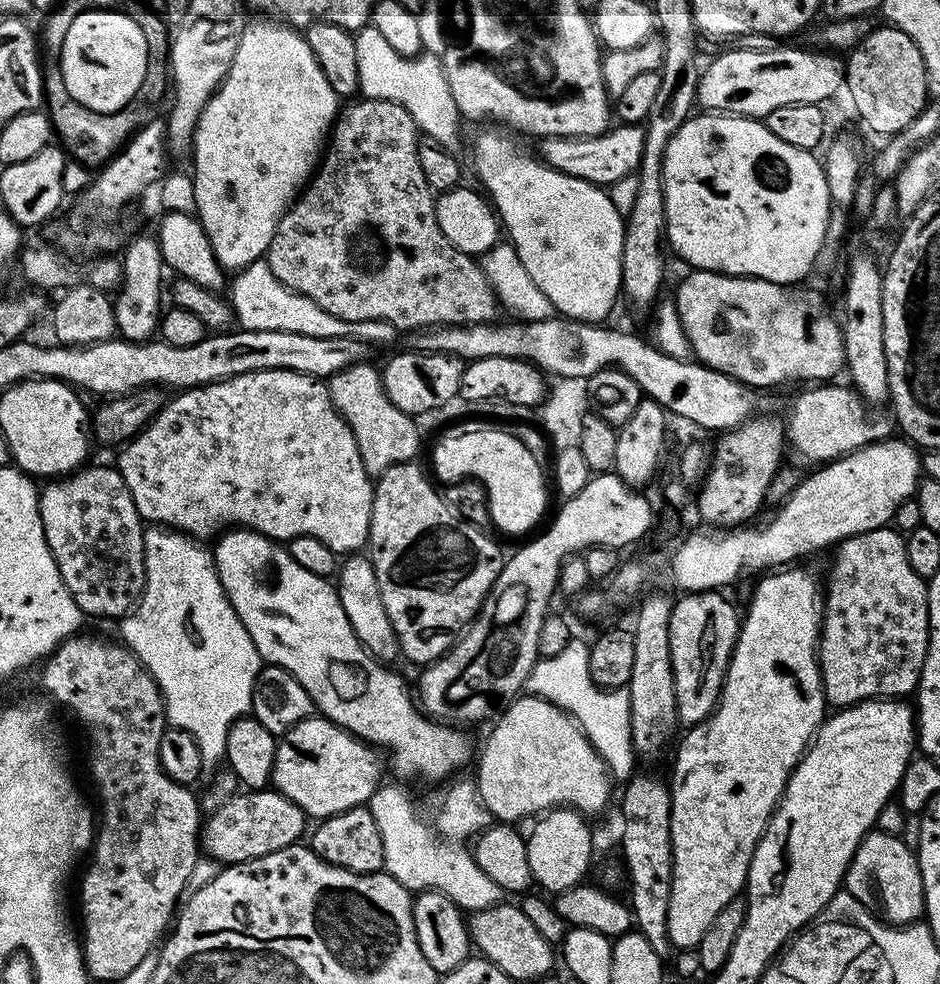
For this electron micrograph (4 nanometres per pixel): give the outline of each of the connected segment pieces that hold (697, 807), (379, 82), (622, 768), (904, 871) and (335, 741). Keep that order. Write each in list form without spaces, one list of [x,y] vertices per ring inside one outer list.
[[[788,566],[783,570],[772,570],[764,574],[756,584],[752,592],[752,601],[748,604],[748,613],[745,611],[740,625],[740,637],[736,639],[736,645],[732,651],[732,657],[728,663],[728,672],[724,675],[724,689],[720,691],[720,700],[711,716],[707,716],[700,724],[691,725],[676,752],[676,765],[672,768],[672,780],[670,779],[670,791],[672,793],[672,817],[670,818],[670,830],[672,831],[672,880],[669,913],[667,915],[667,934],[673,947],[677,949],[695,949],[700,944],[701,938],[709,929],[710,923],[718,916],[718,911],[723,906],[734,900],[747,885],[750,862],[754,858],[754,850],[758,846],[760,836],[764,833],[764,827],[772,817],[772,811],[780,803],[780,795],[784,792],[786,782],[790,774],[796,768],[796,763],[804,757],[804,751],[812,743],[812,737],[816,729],[826,719],[826,697],[824,683],[820,677],[820,662],[818,659],[818,645],[820,643],[820,626],[824,622],[824,597],[822,584],[815,580],[804,568]]]
[[[371,26],[361,28],[355,33],[355,37],[358,46],[360,92],[367,98],[389,100],[406,106],[417,129],[431,143],[453,154],[459,153],[462,117],[450,94],[450,82],[446,80],[441,57],[428,56],[429,54],[398,54],[398,50],[394,50],[390,42],[386,42],[386,38],[382,38],[382,34],[378,34],[378,30]]]
[[[573,638],[569,644],[552,657],[541,657],[535,664],[525,684],[529,695],[542,697],[563,708],[579,724],[594,750],[608,768],[609,777],[616,782],[627,782],[632,779],[637,753],[632,747],[632,723],[630,722],[630,698],[627,687],[598,688],[591,676],[583,671],[576,672],[576,656],[587,657],[589,645],[579,638]]]
[[[880,831],[869,832],[858,846],[848,867],[846,890],[864,908],[875,909],[879,919],[889,925],[919,921],[924,916],[924,883],[917,853],[913,849],[911,852],[898,837]]]
[[[313,714],[295,724],[289,732],[283,733],[277,739],[270,784],[275,791],[290,798],[294,806],[302,809],[305,817],[312,819],[313,816],[313,821],[319,822],[327,816],[342,814],[346,810],[359,808],[369,803],[371,796],[382,784],[380,760],[376,756],[379,756],[377,749],[371,744],[365,744],[363,740],[356,739],[352,733],[339,728],[333,720]]]

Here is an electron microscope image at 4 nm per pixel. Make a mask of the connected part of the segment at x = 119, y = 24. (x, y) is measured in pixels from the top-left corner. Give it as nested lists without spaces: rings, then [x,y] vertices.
[[[91,10],[78,14],[62,42],[60,64],[66,88],[70,97],[90,110],[116,112],[126,106],[142,86],[146,62],[142,30],[125,12]]]

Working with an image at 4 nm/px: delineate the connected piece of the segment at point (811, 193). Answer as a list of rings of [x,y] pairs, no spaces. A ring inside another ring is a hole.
[[[693,114],[680,127],[678,134],[670,138],[664,155],[664,205],[666,206],[666,233],[667,243],[685,260],[692,264],[693,269],[702,272],[722,272],[734,276],[757,276],[775,284],[799,285],[800,280],[812,267],[817,267],[820,259],[820,248],[826,238],[826,230],[830,227],[828,220],[834,211],[830,198],[830,190],[826,186],[826,174],[823,163],[818,159],[816,152],[798,150],[798,146],[789,146],[788,143],[774,138],[766,125],[756,118],[746,116],[729,116],[727,114]]]

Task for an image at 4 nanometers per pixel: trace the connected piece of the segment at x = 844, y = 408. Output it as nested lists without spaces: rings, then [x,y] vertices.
[[[812,386],[792,404],[786,415],[786,440],[804,460],[831,462],[857,452],[867,444],[889,439],[894,432],[894,424],[887,415],[870,416],[869,409],[851,387],[828,388],[832,386]]]

